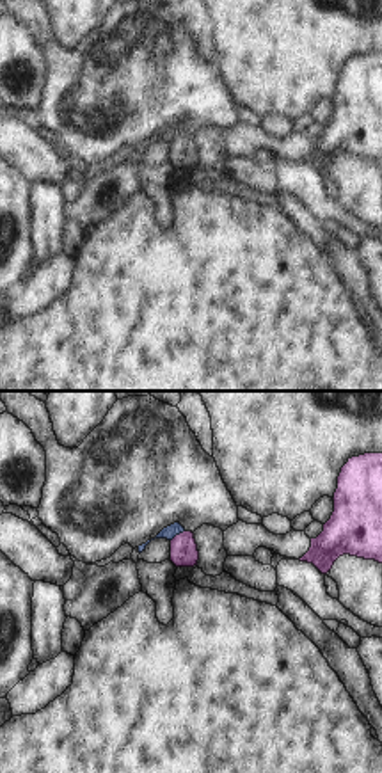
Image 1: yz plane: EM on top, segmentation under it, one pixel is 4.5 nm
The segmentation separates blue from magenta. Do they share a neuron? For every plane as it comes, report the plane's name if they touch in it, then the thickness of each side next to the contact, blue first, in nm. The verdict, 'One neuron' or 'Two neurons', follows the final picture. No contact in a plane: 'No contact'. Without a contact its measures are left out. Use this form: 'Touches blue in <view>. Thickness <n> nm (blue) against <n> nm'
Touches blue in yz. Thickness 60 nm (blue) against 130 nm

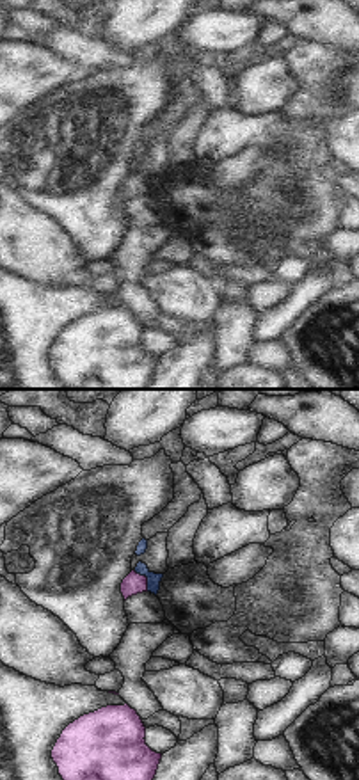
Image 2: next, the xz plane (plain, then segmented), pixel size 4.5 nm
Touches blue in xz. Thickness 60 nm (blue) against 100 nm

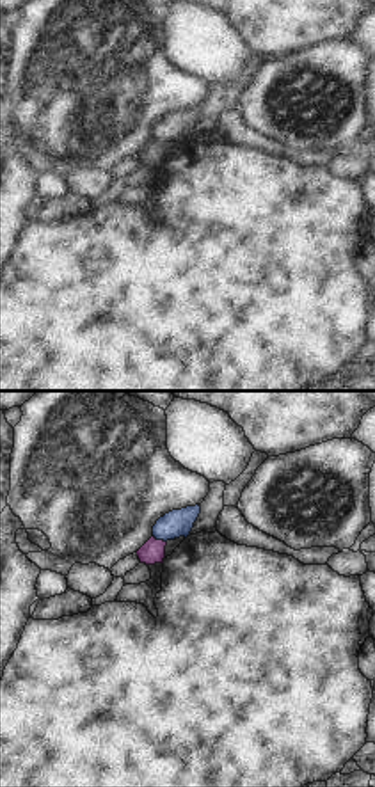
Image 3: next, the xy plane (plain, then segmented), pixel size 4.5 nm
Touches blue in xy. Thickness 130 nm (blue) against 110 nm

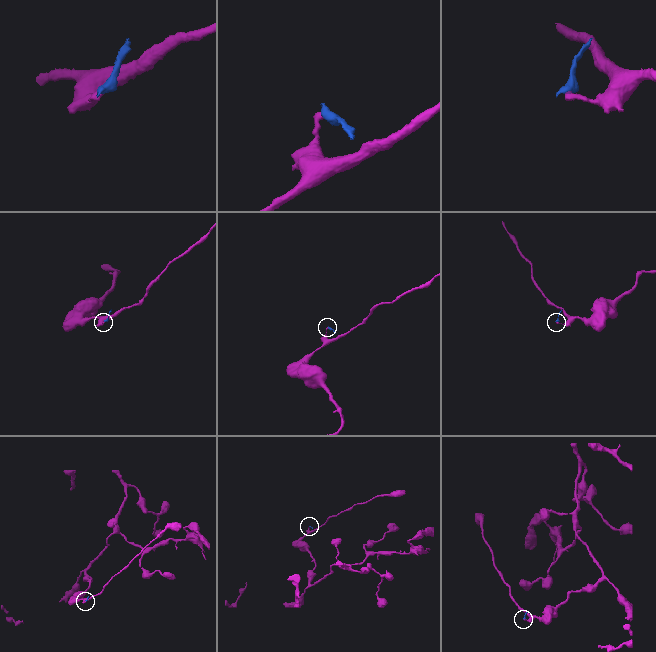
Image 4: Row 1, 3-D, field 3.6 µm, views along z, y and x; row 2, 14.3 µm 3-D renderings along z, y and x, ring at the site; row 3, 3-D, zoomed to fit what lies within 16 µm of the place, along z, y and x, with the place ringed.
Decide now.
Two neurons

